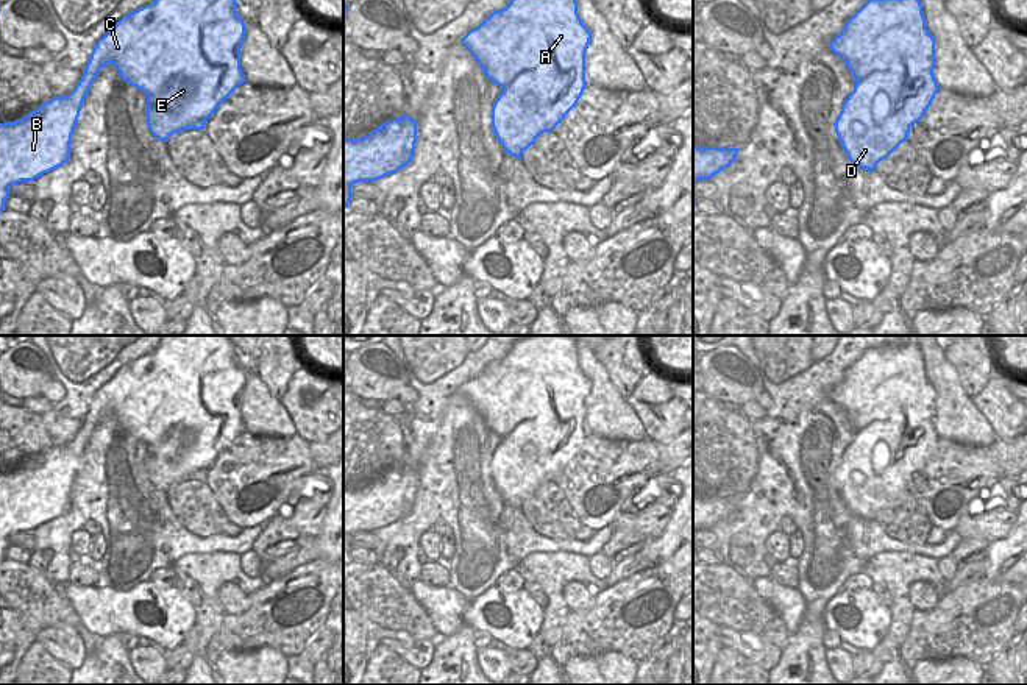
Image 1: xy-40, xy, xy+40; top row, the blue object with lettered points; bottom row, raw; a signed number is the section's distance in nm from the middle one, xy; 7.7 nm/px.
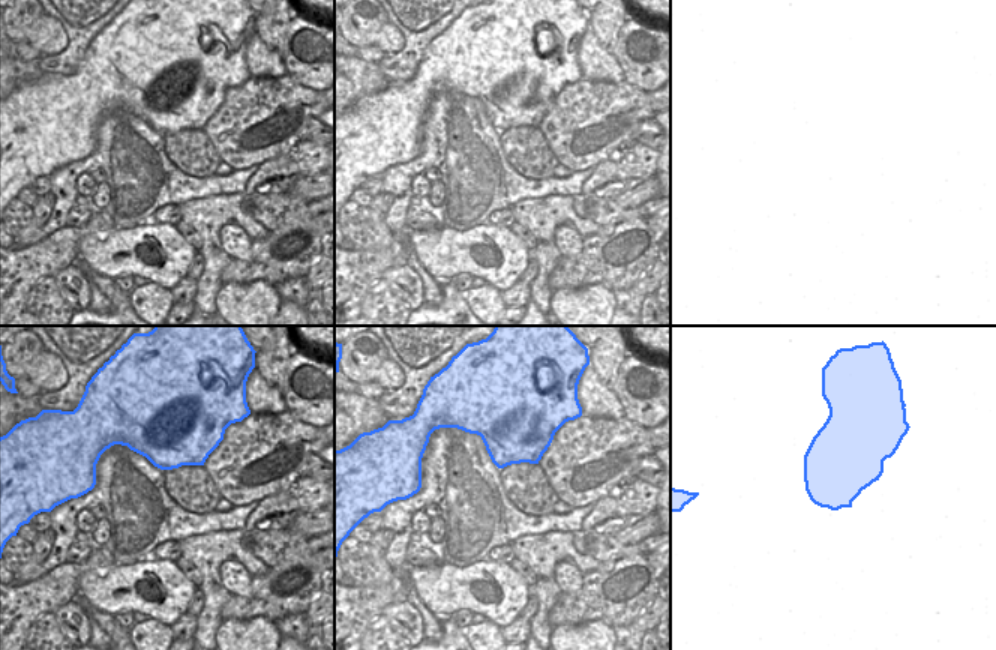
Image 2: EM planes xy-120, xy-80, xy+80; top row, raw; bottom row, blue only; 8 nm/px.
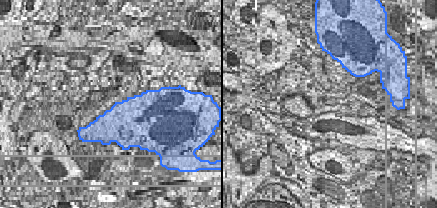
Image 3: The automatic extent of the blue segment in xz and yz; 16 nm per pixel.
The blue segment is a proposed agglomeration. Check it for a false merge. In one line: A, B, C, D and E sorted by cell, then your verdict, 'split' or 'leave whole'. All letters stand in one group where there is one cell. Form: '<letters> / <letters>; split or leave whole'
A B C / D E; split

